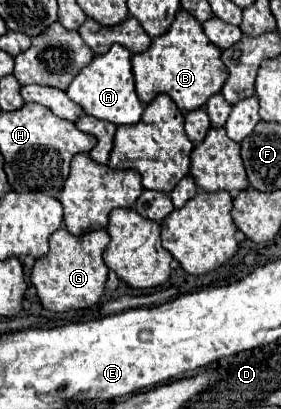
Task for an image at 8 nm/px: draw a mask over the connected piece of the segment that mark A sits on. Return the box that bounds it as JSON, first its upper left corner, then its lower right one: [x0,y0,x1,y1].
[67,44,143,126]

